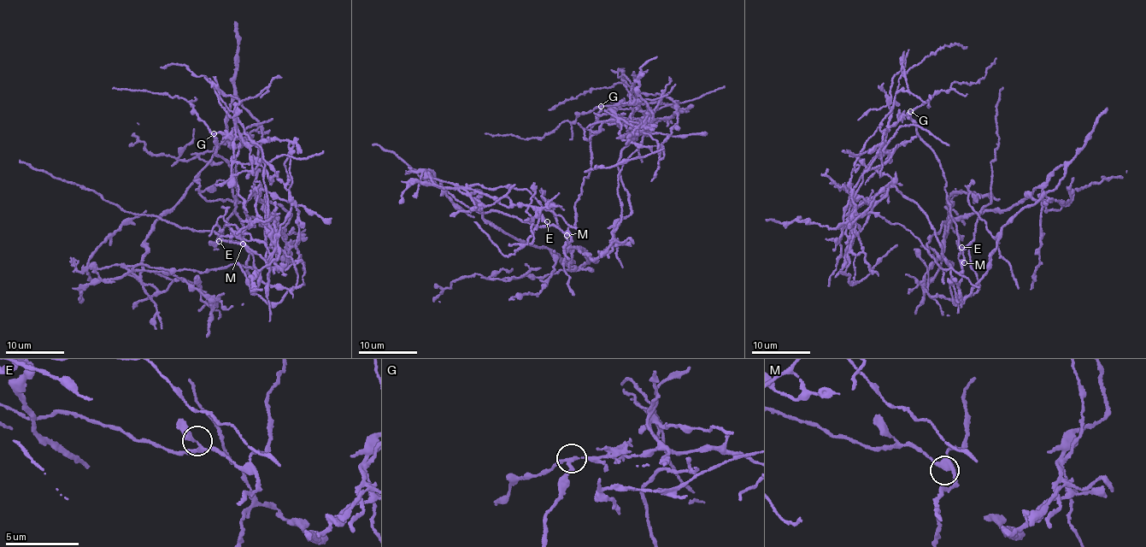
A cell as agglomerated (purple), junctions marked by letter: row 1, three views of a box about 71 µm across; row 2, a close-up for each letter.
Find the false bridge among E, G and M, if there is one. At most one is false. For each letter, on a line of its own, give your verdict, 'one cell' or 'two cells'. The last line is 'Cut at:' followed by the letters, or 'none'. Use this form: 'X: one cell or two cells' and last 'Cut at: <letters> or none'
E: one cell
G: two cells
M: one cell
Cut at: G

